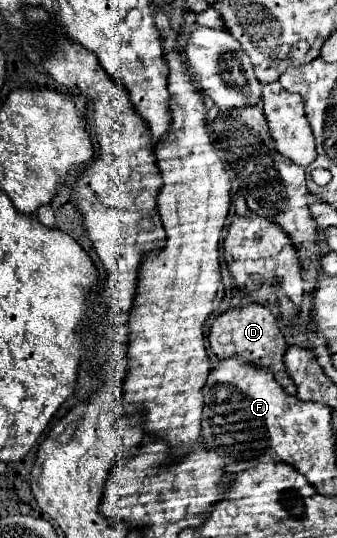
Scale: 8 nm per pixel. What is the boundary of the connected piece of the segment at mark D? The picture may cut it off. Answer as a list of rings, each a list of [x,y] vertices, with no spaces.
[[[248,303],[244,307],[234,307],[234,309],[224,311],[218,317],[214,317],[214,321],[210,325],[208,341],[210,341],[212,351],[220,359],[224,359],[228,355],[242,355],[250,363],[264,367],[264,369],[270,369],[274,373],[284,369],[282,357],[284,357],[284,351],[286,351],[286,343],[284,343],[280,327],[278,327],[276,315],[272,315],[272,311],[266,305]]]

